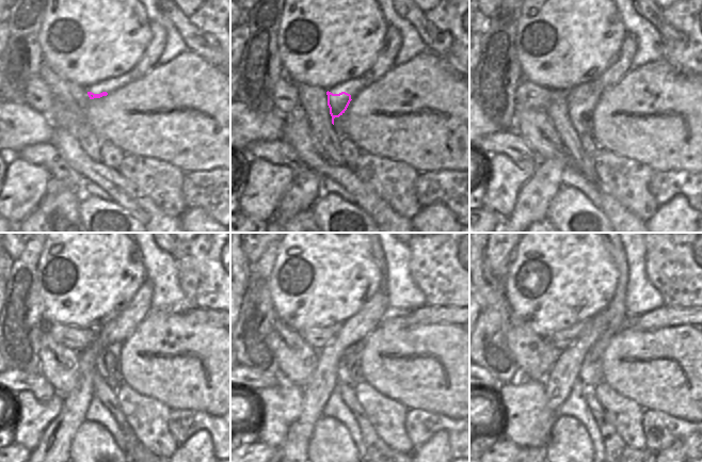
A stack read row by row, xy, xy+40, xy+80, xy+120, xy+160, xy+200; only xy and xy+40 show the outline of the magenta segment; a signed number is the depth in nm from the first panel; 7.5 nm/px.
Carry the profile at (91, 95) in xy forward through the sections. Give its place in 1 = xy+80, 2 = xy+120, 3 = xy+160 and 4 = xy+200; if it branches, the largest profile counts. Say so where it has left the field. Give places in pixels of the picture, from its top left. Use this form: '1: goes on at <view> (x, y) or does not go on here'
1: goes on at xy+80 (580, 106)
2: goes on at xy+120 (108, 364)
3: goes on at xy+160 (350, 365)
4: goes on at xy+200 (591, 372)

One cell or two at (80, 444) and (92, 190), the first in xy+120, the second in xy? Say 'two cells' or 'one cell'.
two cells

